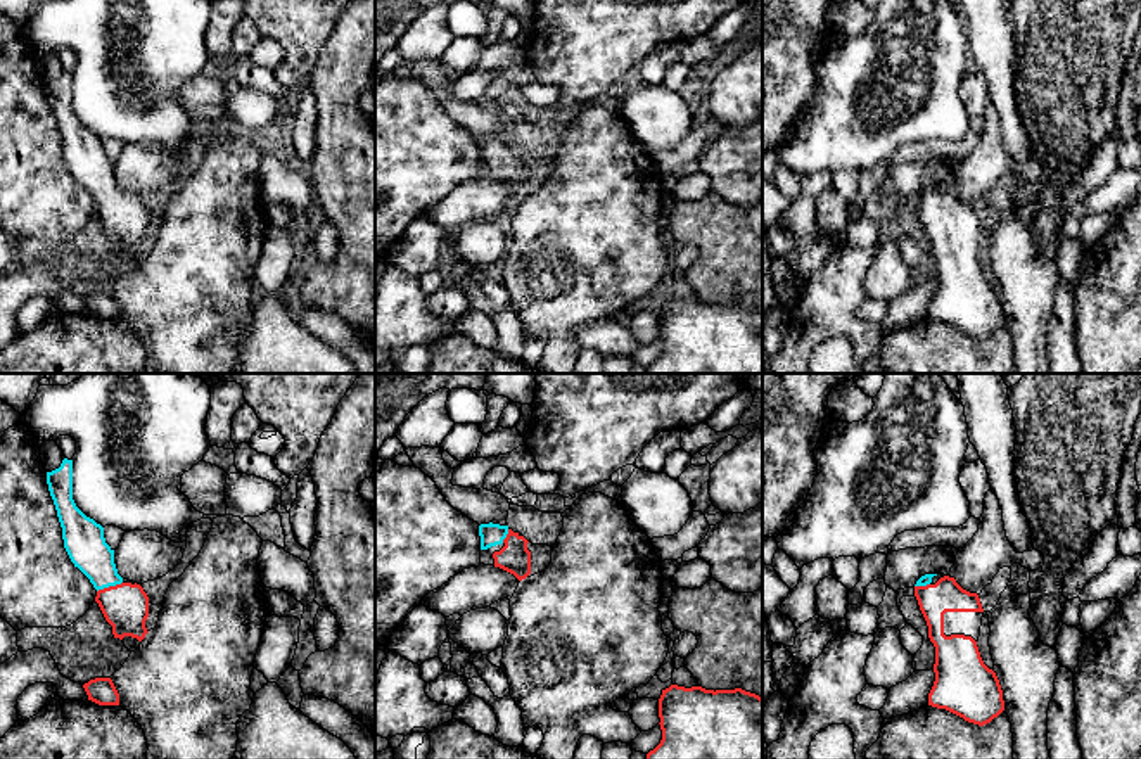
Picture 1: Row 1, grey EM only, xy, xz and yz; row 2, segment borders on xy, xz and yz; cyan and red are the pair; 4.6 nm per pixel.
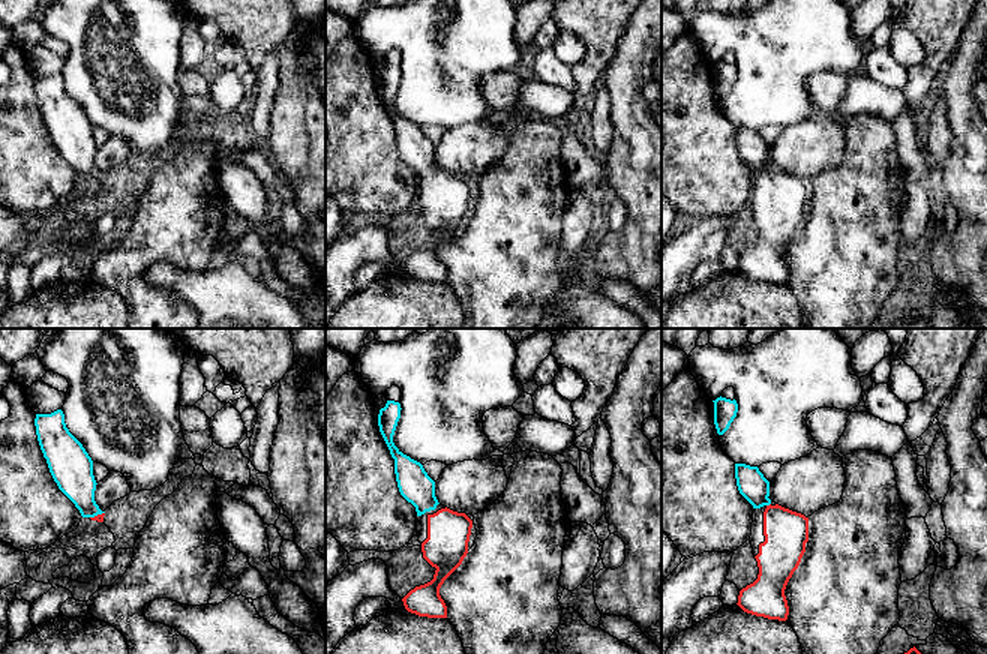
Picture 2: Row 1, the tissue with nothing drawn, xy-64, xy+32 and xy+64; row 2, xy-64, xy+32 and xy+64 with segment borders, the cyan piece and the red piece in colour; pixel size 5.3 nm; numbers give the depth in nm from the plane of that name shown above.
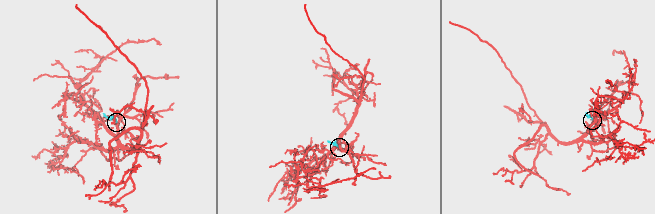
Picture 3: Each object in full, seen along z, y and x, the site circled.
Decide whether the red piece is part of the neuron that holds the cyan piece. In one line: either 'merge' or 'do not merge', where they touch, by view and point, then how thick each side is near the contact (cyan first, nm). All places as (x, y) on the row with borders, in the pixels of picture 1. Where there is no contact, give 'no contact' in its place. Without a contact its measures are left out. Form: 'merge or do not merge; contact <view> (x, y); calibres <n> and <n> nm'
merge; contact xy (109, 585); calibres 190 and 220 nm

